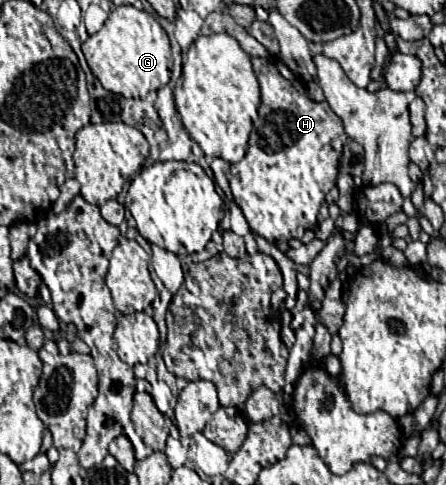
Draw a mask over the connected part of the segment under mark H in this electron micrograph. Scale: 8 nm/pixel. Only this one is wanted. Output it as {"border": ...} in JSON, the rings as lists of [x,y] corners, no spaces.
{"border":[[[271,56],[251,58],[255,76],[261,84],[261,106],[259,118],[263,120],[261,130],[255,130],[249,138],[249,150],[245,158],[231,164],[229,184],[235,196],[235,204],[243,210],[251,230],[269,242],[287,242],[291,238],[303,238],[305,230],[317,226],[317,212],[325,202],[325,194],[337,182],[337,164],[347,141],[341,118],[329,108],[327,102],[315,102],[307,96],[305,86],[299,80],[289,80],[277,68],[279,62]]]}

